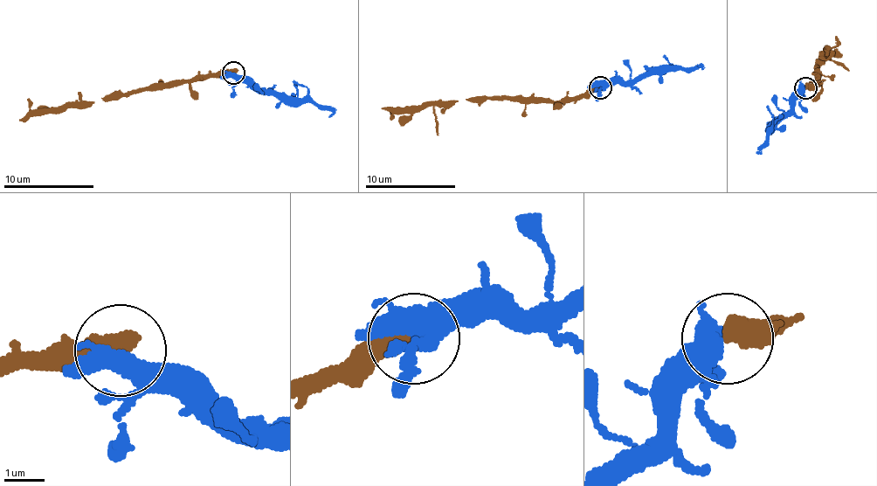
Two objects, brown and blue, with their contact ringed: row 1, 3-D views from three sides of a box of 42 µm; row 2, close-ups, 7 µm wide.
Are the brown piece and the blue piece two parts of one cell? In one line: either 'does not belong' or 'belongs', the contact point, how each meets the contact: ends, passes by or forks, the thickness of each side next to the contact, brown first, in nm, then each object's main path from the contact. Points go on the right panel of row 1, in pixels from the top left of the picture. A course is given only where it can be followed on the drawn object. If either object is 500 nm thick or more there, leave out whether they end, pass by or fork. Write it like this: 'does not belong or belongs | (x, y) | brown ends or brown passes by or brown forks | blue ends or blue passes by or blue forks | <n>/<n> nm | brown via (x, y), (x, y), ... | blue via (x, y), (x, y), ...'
belongs | (805, 88) | 500/400 nm | brown via (806, 88), (807, 84), (818, 83), (816, 58), (818, 61), (819, 51), (833, 46), (836, 36) | blue via (804, 88), (790, 114), (777, 121), (764, 144), (756, 153)

